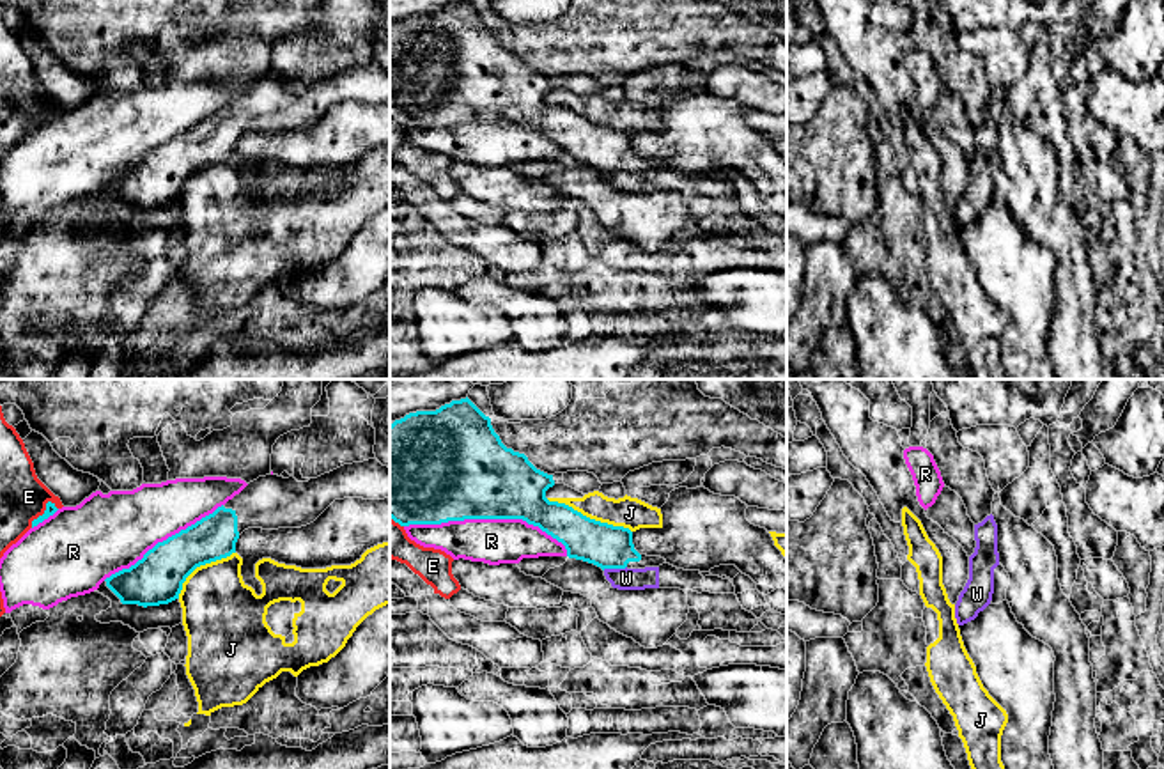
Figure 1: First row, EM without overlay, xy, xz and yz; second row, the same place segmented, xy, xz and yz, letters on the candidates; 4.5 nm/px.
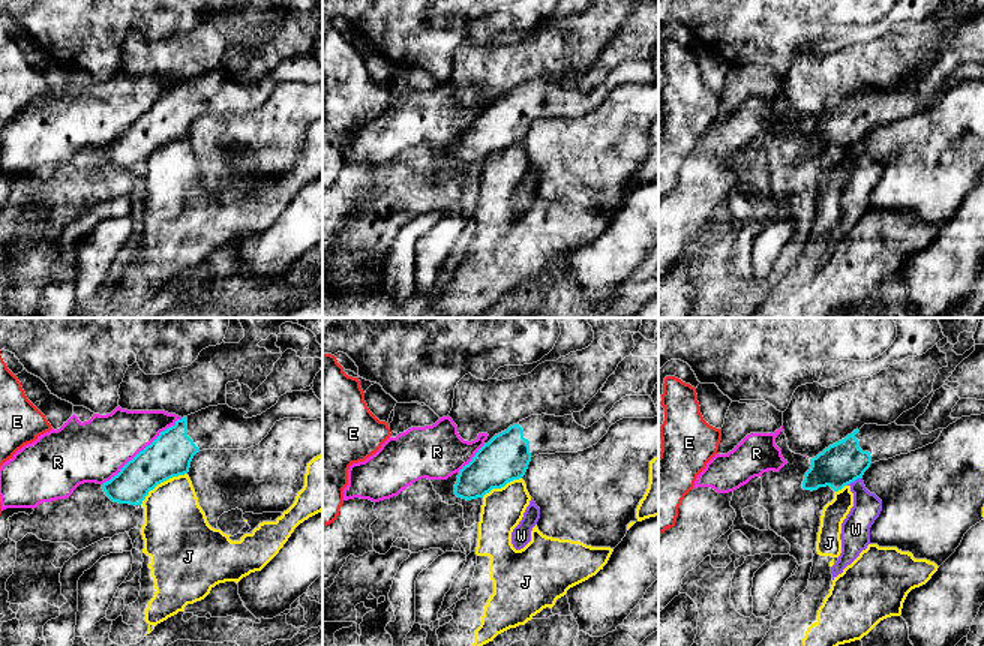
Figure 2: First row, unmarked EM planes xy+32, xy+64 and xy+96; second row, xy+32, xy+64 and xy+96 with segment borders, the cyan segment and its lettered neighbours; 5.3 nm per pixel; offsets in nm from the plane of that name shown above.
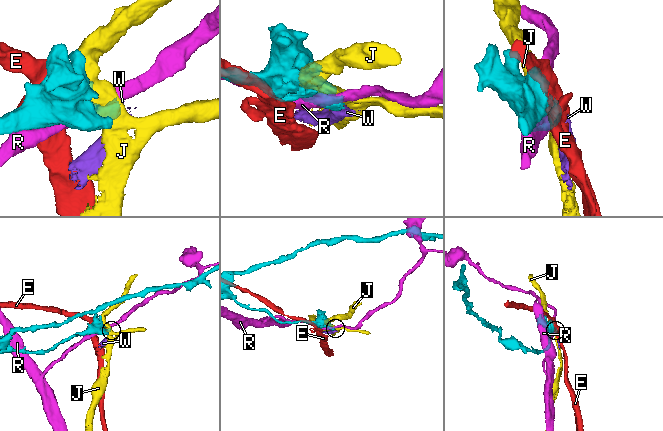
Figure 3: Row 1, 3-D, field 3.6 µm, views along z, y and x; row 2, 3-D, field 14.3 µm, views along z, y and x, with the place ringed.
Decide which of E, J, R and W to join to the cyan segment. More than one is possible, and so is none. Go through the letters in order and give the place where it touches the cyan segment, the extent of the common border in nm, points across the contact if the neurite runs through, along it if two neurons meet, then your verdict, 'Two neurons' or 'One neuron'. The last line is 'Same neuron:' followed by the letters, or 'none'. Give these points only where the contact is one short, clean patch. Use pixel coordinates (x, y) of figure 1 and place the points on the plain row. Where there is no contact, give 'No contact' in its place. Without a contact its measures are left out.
E: Touches cyan at xy (45, 116). Shared border 160 nm. Two neurons
J: Touches cyan at xz (589, 121). Shared border 420 nm. Two neurons
R: Touches cyan at xz (489, 121). Shared border 750 nm. Two neurons
W: Touches cyan at xz (613, 170). Shared border 110 nm. Boundary: xz (626, 169), (603, 172). Two neurons
Same neuron: none

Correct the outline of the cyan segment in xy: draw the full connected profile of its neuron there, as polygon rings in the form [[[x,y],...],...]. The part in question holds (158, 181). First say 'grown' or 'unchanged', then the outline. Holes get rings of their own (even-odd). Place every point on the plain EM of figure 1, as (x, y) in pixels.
grown | [[[374,60],[308,85],[259,80],[213,117],[158,145],[129,172],[106,181],[106,190],[122,207],[168,207],[179,202],[182,186],[197,170],[236,156],[244,133],[301,131],[344,101],[390,101],[390,71]]]

